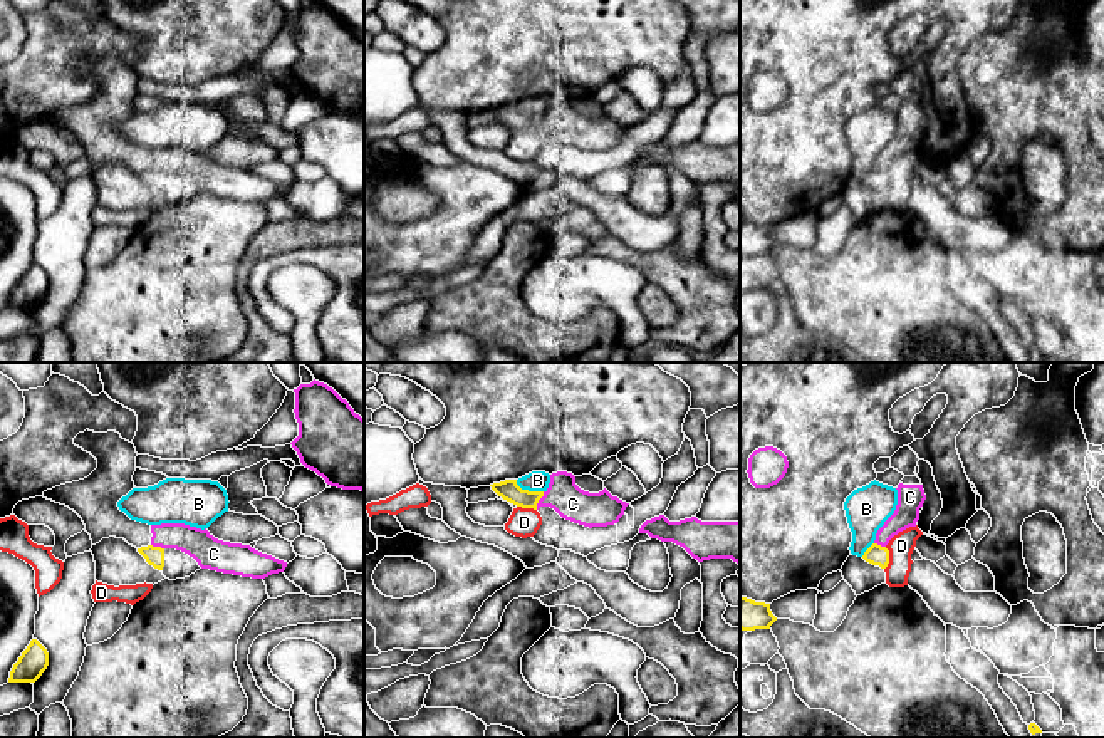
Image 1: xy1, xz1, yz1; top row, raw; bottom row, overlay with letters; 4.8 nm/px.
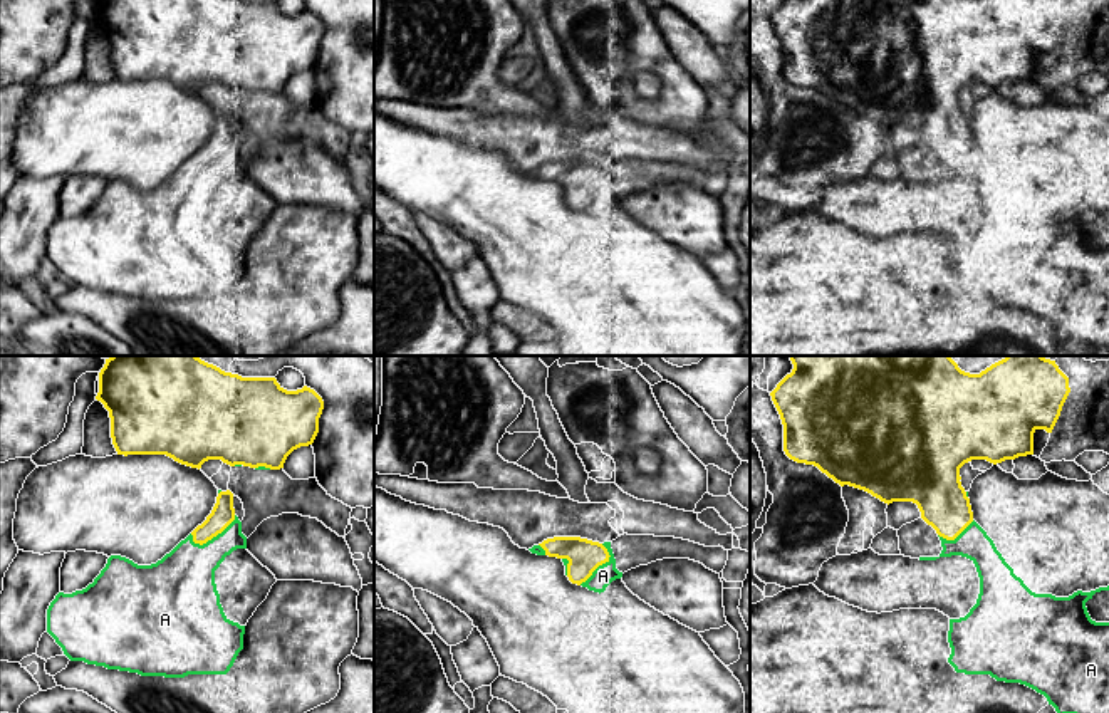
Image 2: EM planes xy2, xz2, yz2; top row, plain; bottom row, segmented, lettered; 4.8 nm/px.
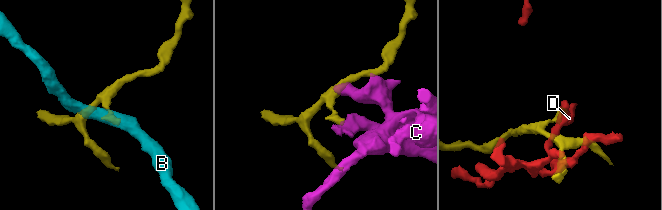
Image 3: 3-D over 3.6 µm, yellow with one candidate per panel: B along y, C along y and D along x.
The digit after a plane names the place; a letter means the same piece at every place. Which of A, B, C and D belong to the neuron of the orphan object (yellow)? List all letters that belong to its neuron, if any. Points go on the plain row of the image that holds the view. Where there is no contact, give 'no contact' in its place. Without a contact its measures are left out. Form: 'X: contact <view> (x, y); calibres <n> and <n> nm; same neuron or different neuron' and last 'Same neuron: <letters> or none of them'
A: contact xy2 (213, 160); calibres 110 and 280 nm; same neuron
B: contact xz1 (527, 114); calibres 100 and 100 nm; different neuron
C: contact xz1 (539, 123); calibres 100 and 160 nm; different neuron
D: contact yz1 (888, 183); calibres 100 and 120 nm; different neuron
Same neuron: A

